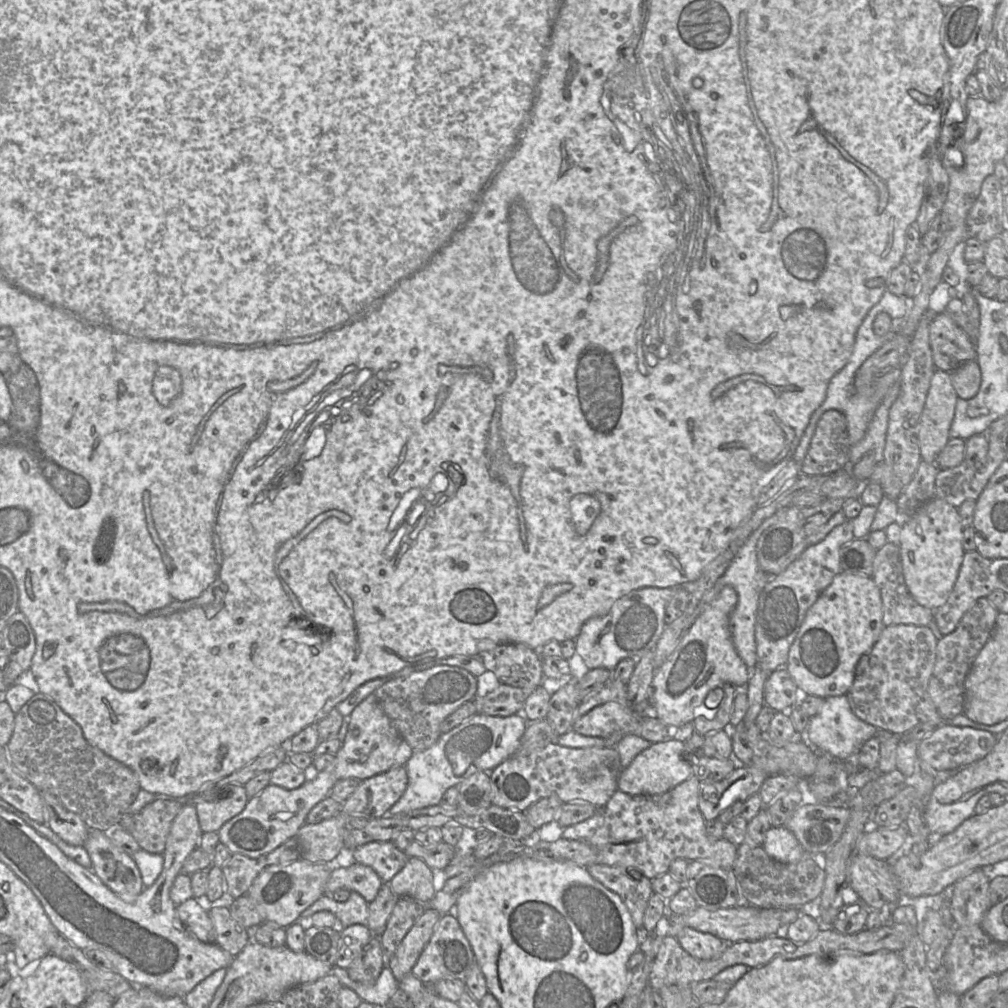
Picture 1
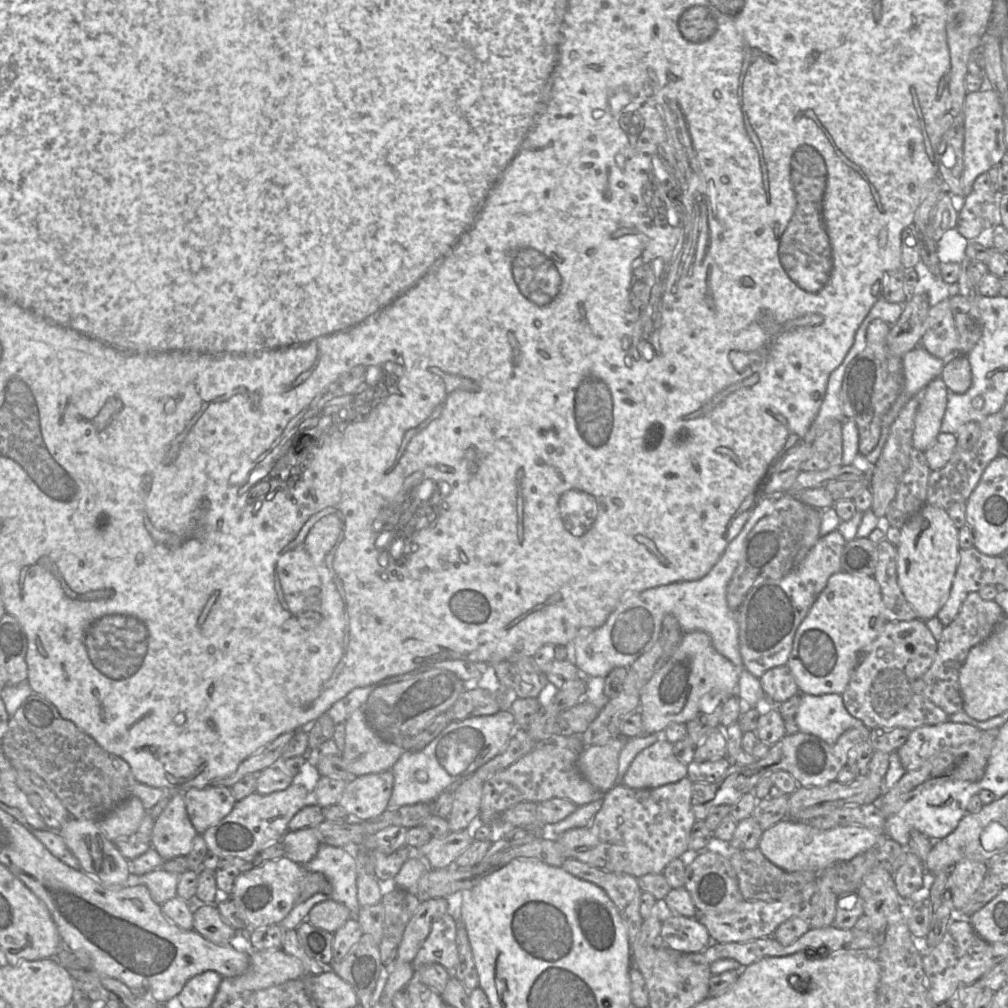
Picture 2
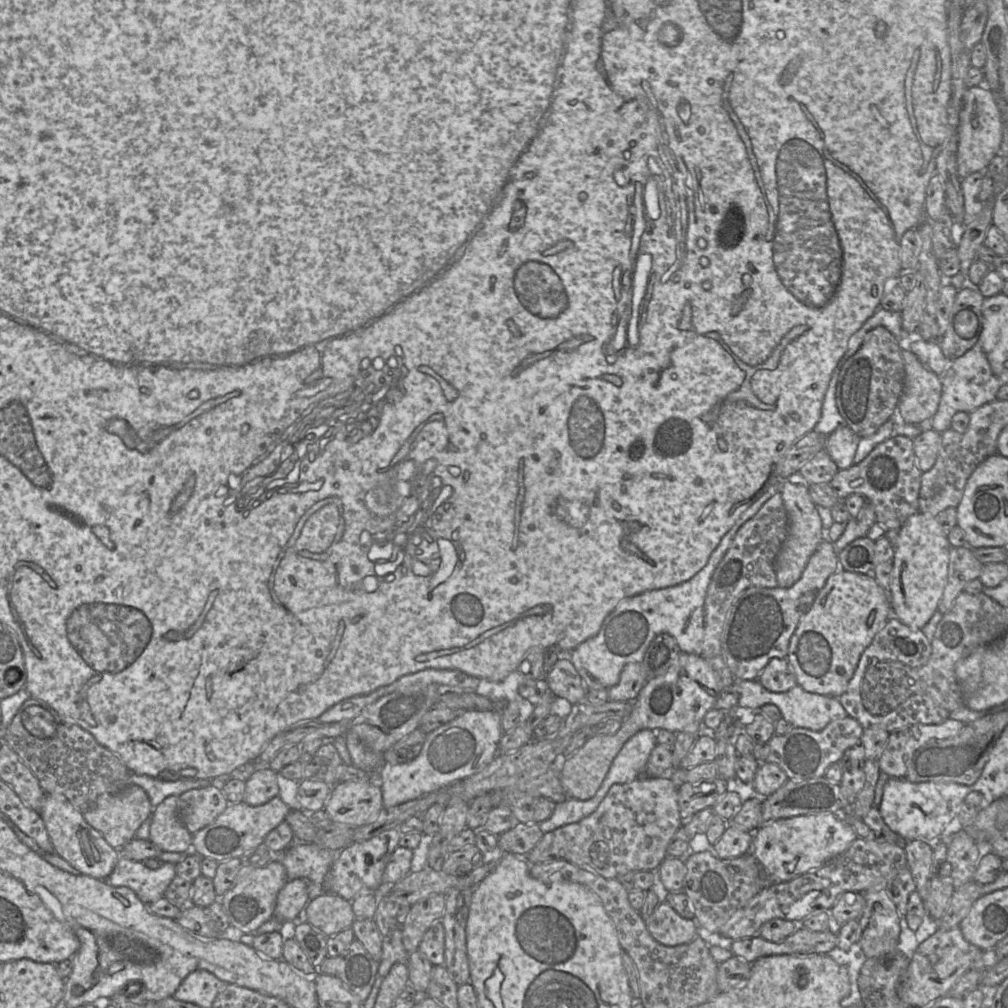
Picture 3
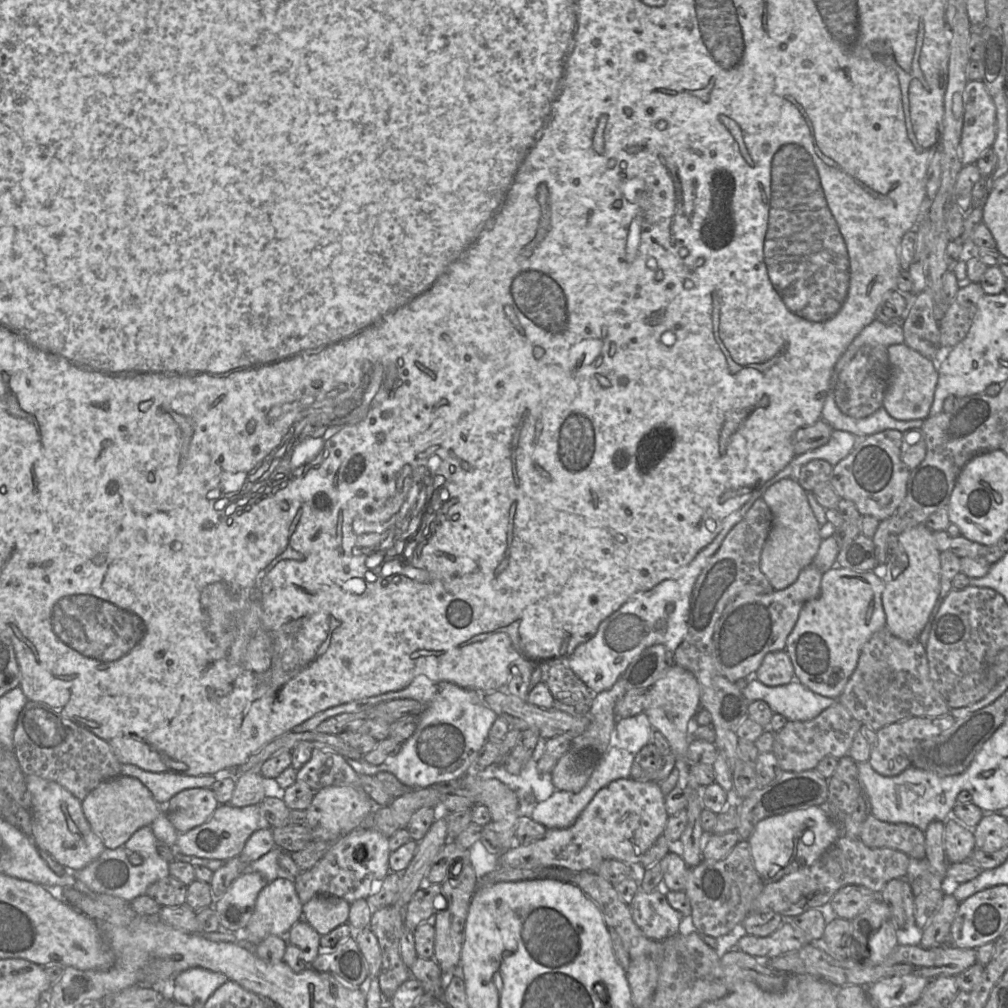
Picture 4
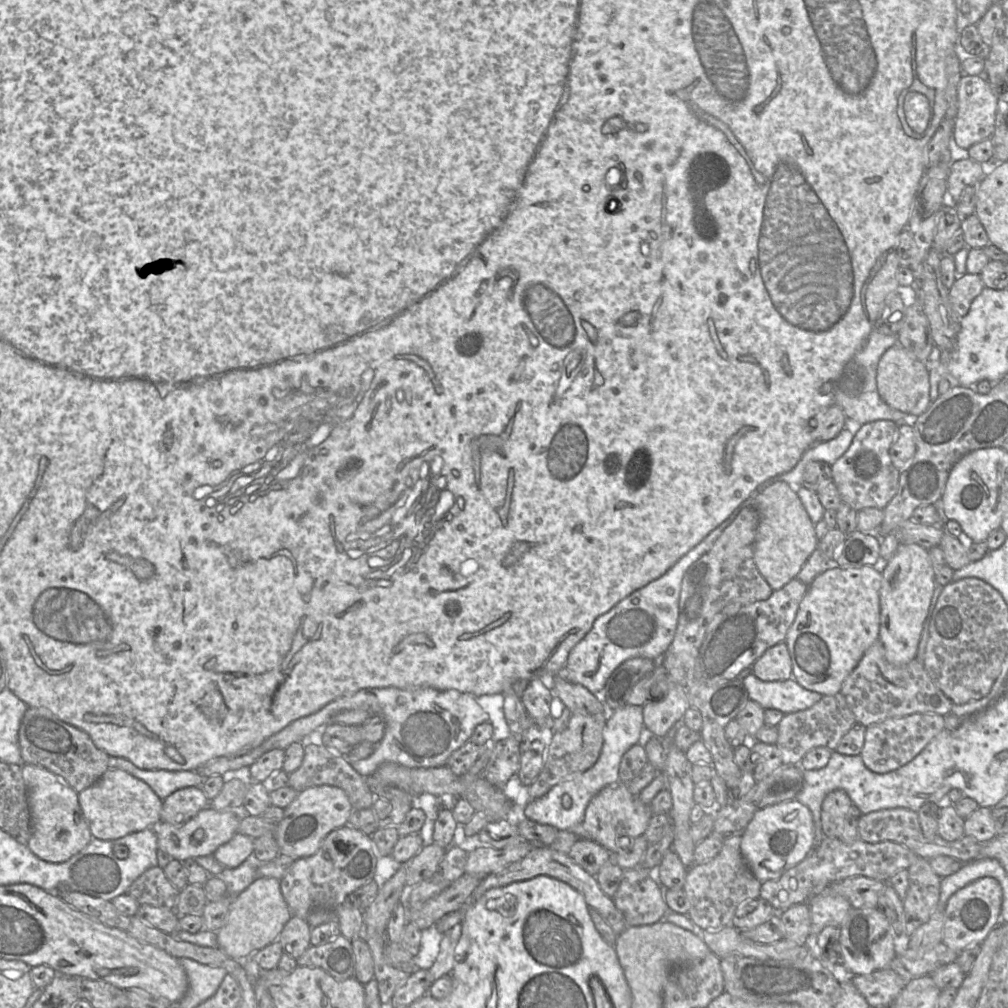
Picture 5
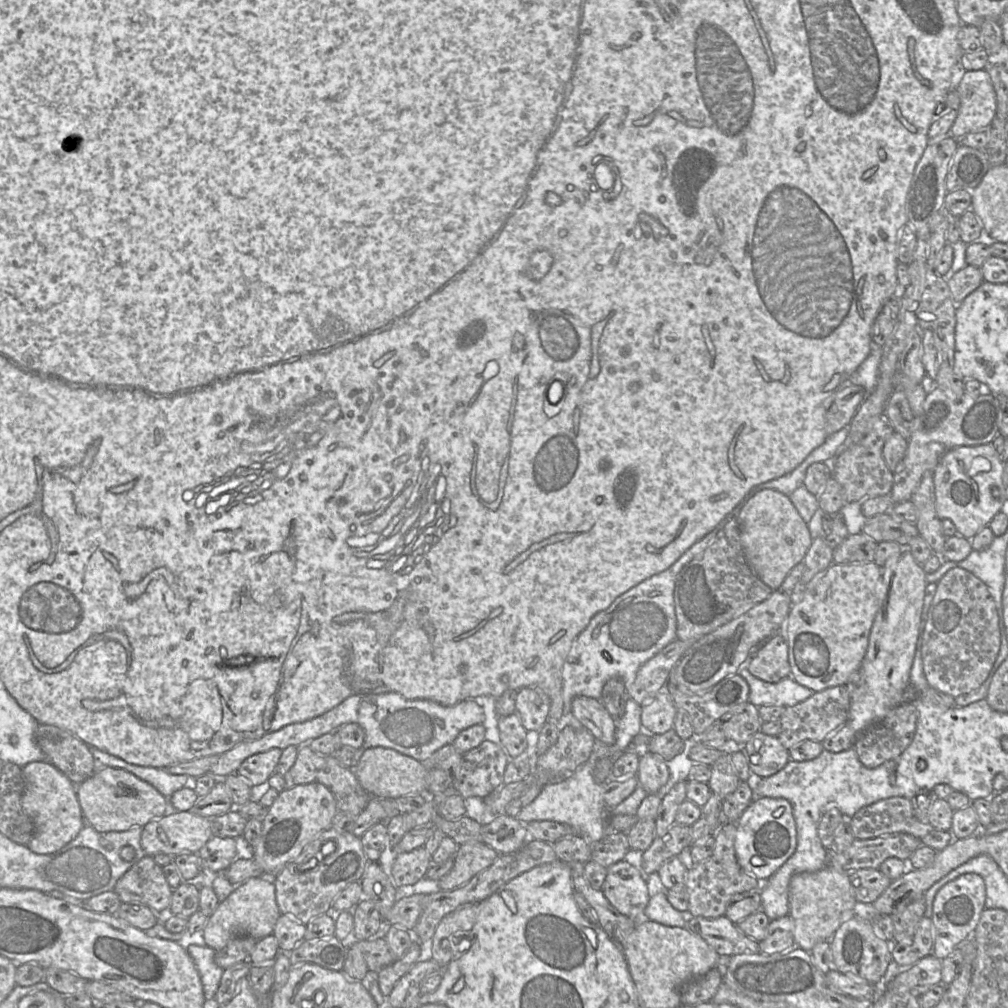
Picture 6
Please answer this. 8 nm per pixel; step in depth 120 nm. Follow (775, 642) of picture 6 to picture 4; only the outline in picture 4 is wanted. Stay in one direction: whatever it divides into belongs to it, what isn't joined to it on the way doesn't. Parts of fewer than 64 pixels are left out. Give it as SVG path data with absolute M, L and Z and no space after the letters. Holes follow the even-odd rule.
M786 650L769 652L755 672L755 679L766 686L780 686L795 679L793 664Z

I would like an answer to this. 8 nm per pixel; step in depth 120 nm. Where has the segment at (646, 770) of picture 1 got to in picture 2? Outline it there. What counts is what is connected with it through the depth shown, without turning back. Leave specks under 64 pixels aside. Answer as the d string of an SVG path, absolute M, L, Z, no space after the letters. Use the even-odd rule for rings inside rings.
M661 737L633 760L621 784L632 789L657 788L687 777L687 765L674 755L673 744Z

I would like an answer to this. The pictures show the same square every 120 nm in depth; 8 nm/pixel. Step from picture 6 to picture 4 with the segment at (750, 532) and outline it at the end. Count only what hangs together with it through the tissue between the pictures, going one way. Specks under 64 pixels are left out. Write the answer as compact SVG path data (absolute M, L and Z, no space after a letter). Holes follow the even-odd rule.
M784 478L768 486L761 498L771 511L772 526L761 552L760 569L774 590L783 590L812 563L822 541L821 525L809 504L807 492L795 479Z

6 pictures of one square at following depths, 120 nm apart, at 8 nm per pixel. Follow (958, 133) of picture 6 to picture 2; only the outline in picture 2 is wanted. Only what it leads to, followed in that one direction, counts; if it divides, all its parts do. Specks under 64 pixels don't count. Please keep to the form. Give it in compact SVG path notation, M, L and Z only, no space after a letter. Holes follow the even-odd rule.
M981 89L967 93L964 102L964 145L963 171L961 175L962 191L966 197L972 190L976 178L999 165L1007 157L1004 134L1003 106L992 89Z

